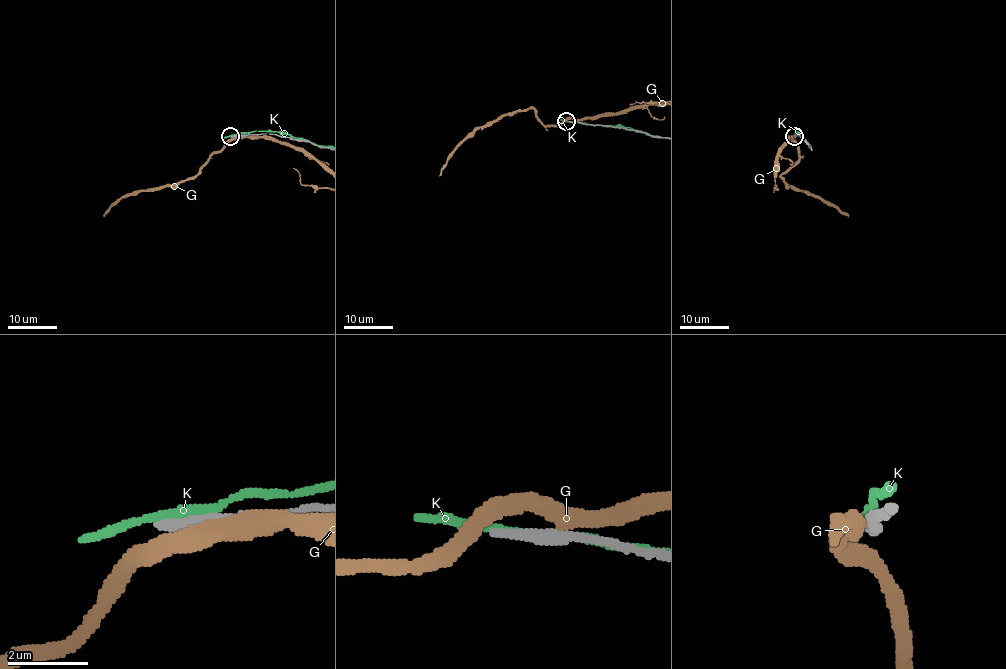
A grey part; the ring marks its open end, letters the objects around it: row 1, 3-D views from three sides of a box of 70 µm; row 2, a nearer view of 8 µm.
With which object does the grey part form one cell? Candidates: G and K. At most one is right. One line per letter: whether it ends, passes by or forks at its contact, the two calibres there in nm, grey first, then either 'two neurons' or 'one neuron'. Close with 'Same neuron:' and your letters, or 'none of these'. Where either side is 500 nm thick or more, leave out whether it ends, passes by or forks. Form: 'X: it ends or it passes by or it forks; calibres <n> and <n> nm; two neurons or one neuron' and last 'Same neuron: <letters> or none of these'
G: it passes by; calibres 280 and 400 nm; two neurons
K: it passes by; calibres 400 and 200 nm; two neurons
Same neuron: none of these

